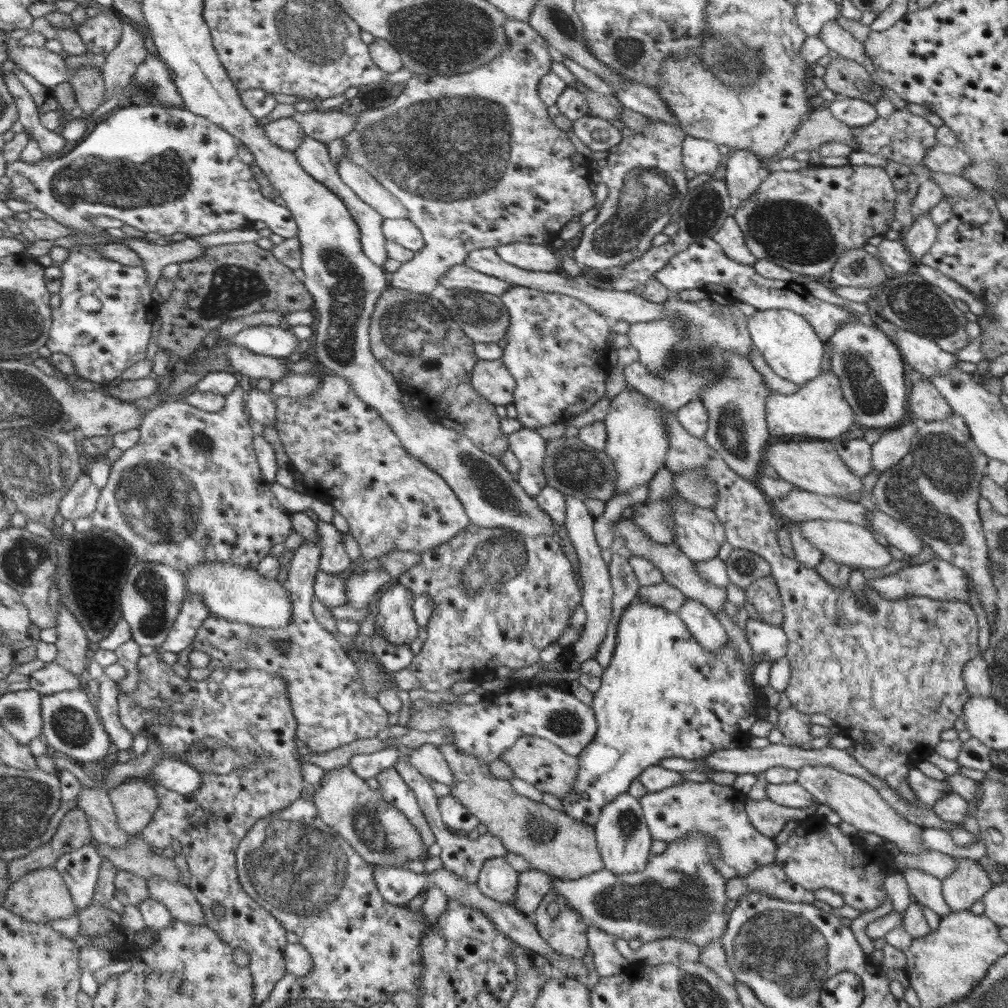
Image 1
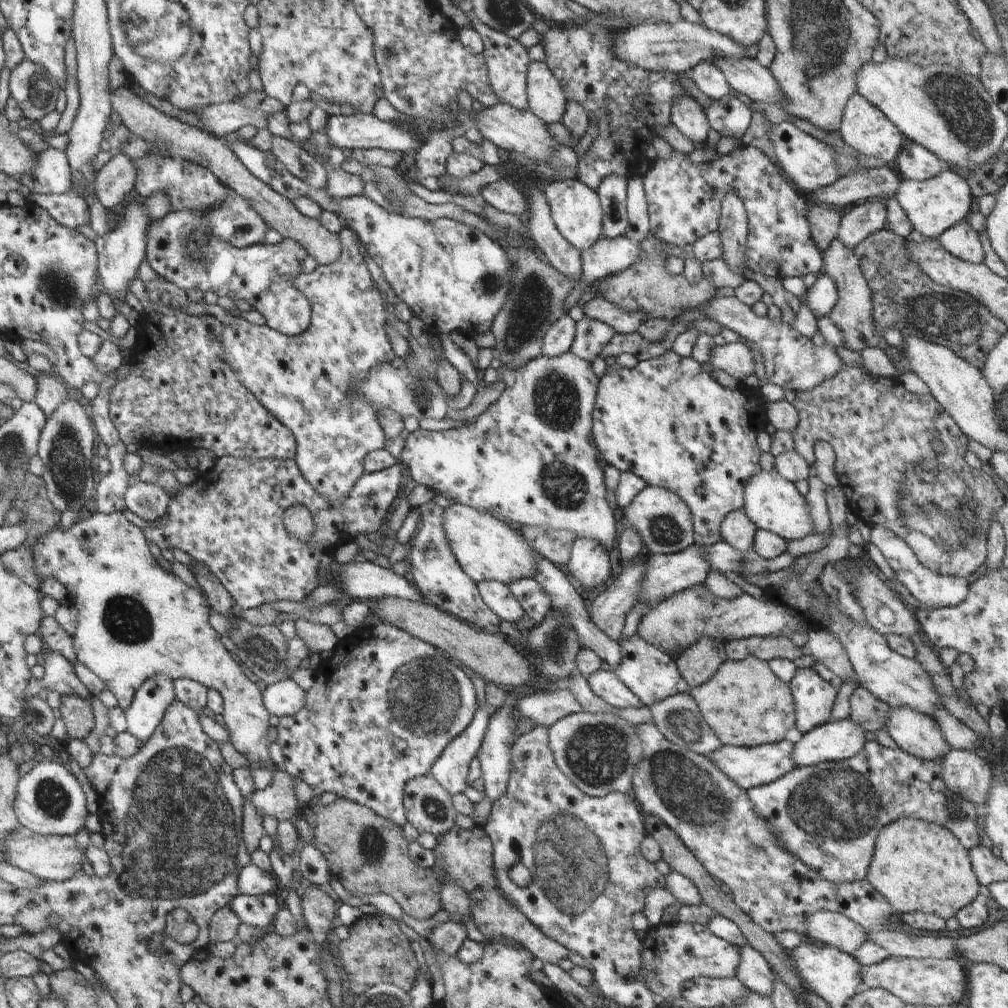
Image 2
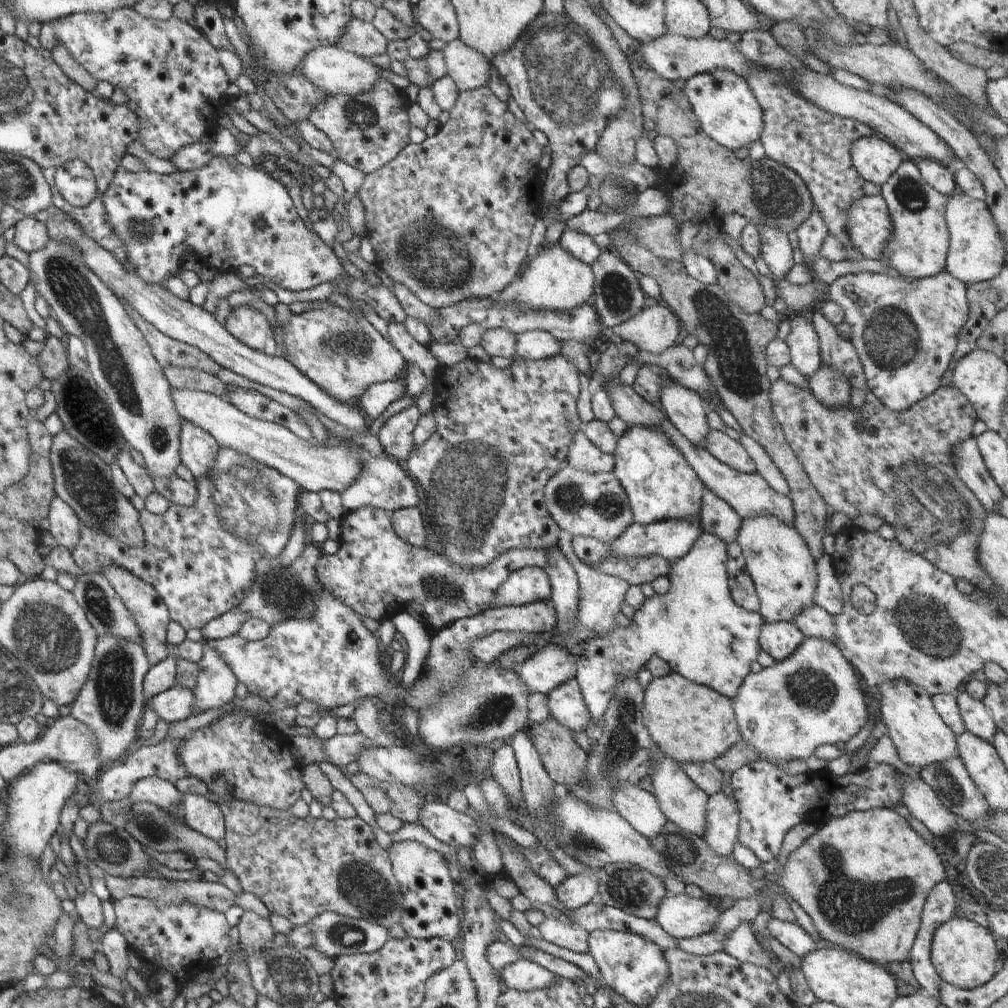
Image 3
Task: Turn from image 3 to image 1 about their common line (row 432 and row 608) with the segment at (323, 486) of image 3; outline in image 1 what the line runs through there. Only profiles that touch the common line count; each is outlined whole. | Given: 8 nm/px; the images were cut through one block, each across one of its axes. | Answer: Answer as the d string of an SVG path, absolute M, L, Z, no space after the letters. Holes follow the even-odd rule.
M203 562L182 572L185 578L185 596L199 596L208 607L210 615L253 627L280 628L288 626L293 604L286 587L278 580L270 580L256 569L224 562Z

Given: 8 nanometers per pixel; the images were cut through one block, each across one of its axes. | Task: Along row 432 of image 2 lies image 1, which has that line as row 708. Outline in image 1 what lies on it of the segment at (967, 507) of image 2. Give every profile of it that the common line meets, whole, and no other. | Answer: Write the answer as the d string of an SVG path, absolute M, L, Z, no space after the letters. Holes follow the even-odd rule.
M662 405L657 406L657 409L661 412L661 417L665 420L666 428L669 430L670 448L666 453L666 457L664 457L664 467L668 468L672 474L694 469L702 473L705 477L708 477L717 488L717 502L715 502L715 506L713 506L712 510L725 528L728 544L758 554L758 556L764 558L770 565L770 575L772 575L777 582L784 611L783 623L780 627L784 629L788 639L788 649L785 658L790 662L791 670L790 682L786 690L784 690L784 694L788 697L790 704L798 710L798 712L808 716L821 714L828 719L832 719L842 734L847 735L853 741L854 752L852 755L858 761L858 764L861 764L868 772L872 772L874 776L881 778L886 784L890 784L890 789L894 789L896 794L900 795L904 801L908 801L908 803L914 805L914 807L918 807L921 802L916 800L916 796L914 796L914 792L910 790L910 786L908 786L909 782L907 781L910 765L916 766L916 764L919 764L923 760L927 760L928 757L935 752L934 747L939 744L941 740L940 733L954 727L954 723L962 716L964 704L970 699L966 684L964 684L964 680L962 680L961 670L964 669L966 663L972 660L972 658L980 656L976 613L968 603L962 602L961 600L936 600L928 598L927 596L910 596L894 600L885 599L876 589L873 589L868 584L862 587L865 601L860 604L850 584L840 588L833 587L829 582L826 582L815 569L811 569L796 559L788 558L785 554L782 554L781 546L778 544L777 539L777 530L781 527L780 519L776 512L773 511L765 494L756 484L738 476L738 474L724 463L720 454L706 444L704 438L696 438L684 429L674 411L667 410L665 407L662 407Z

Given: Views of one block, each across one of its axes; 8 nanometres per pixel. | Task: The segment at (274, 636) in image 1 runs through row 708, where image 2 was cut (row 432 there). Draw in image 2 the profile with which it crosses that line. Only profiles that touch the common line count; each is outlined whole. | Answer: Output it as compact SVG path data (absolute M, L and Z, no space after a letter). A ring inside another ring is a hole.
M342 227L342 230L340 230L336 236L338 236L338 240L340 240L340 244L342 245L342 252L340 252L338 260L325 266L318 265L314 271L301 273L300 276L296 276L296 278L292 280L294 288L296 288L298 292L302 292L302 296L306 296L306 300L310 302L310 326L308 326L306 332L299 336L286 336L269 328L267 325L258 326L257 324L251 324L242 317L232 316L233 319L230 324L222 323L222 352L224 362L234 370L234 376L238 378L238 382L266 408L266 412L270 412L270 416L274 416L278 422L282 422L282 424L292 432L295 442L297 443L297 453L296 458L294 458L294 463L298 464L298 470L300 470L302 476L310 482L310 486L312 486L322 498L330 500L332 504L342 504L344 498L348 496L348 492L352 490L354 482L365 474L362 464L366 456L370 452L384 449L386 442L384 434L382 434L382 428L380 428L380 422L378 422L377 412L374 412L374 408L364 400L364 396L358 396L358 392L352 390L350 394L346 394L346 386L350 386L350 384L352 384L352 386L362 384L362 382L368 378L368 374L370 374L372 368L380 366L382 362L392 362L396 355L394 350L391 349L392 345L386 333L385 325L387 324L386 318L388 313L384 310L384 298L382 298L381 291L377 288L377 284L371 278L366 266L364 252L362 252L362 248L358 246L358 240L356 240L357 235L354 230Z

